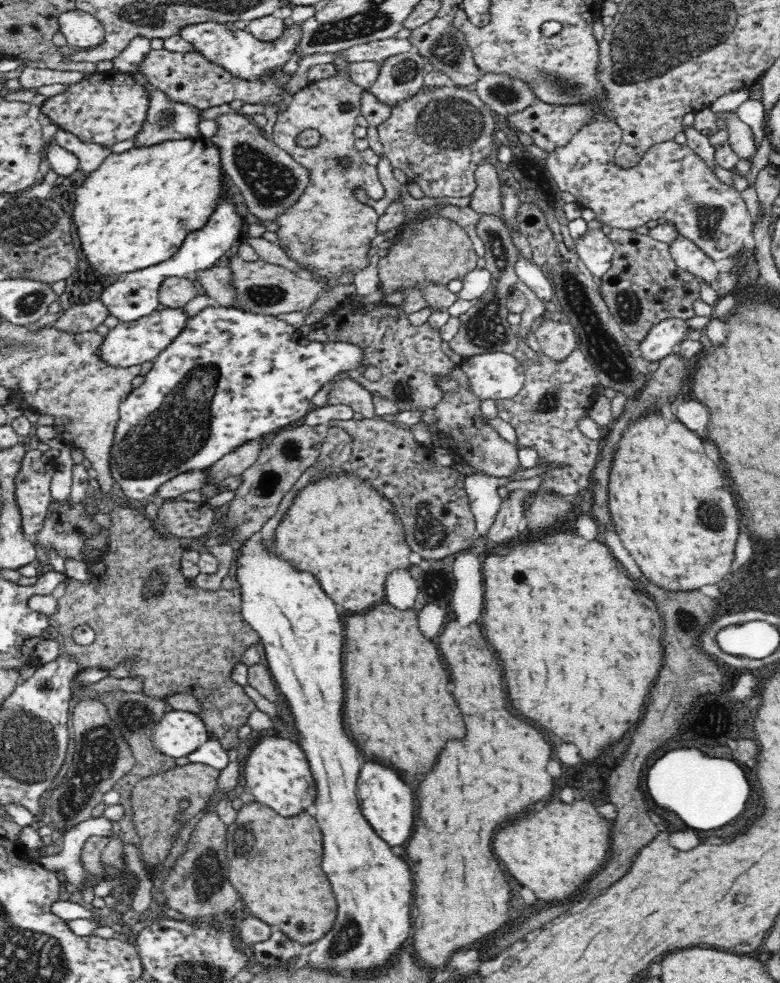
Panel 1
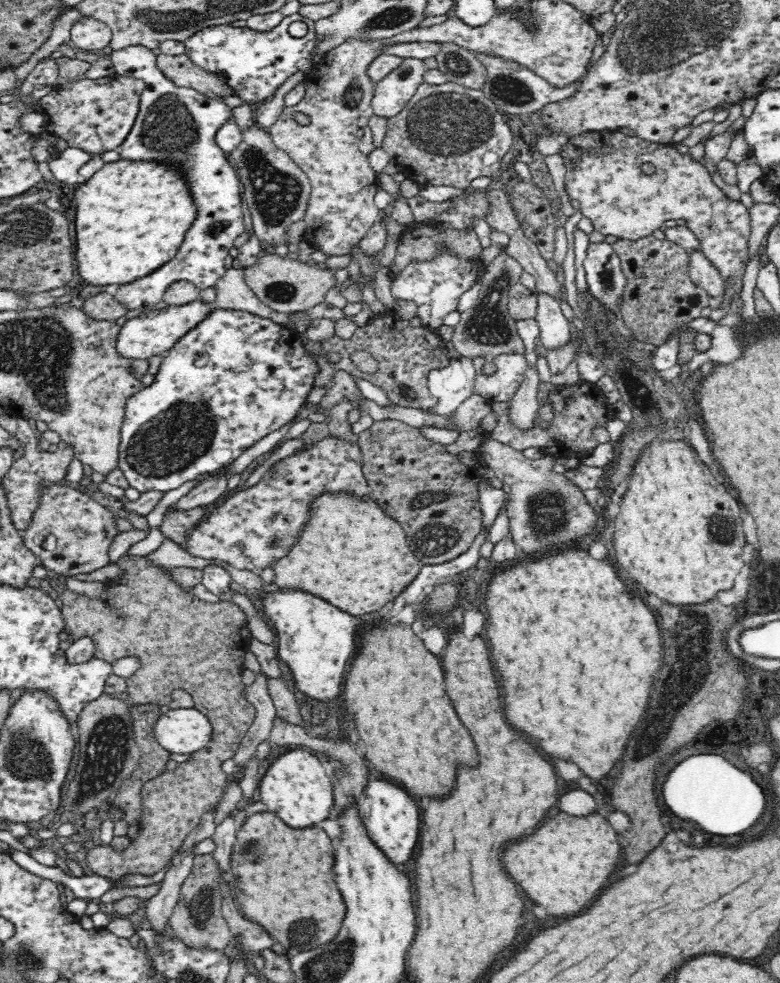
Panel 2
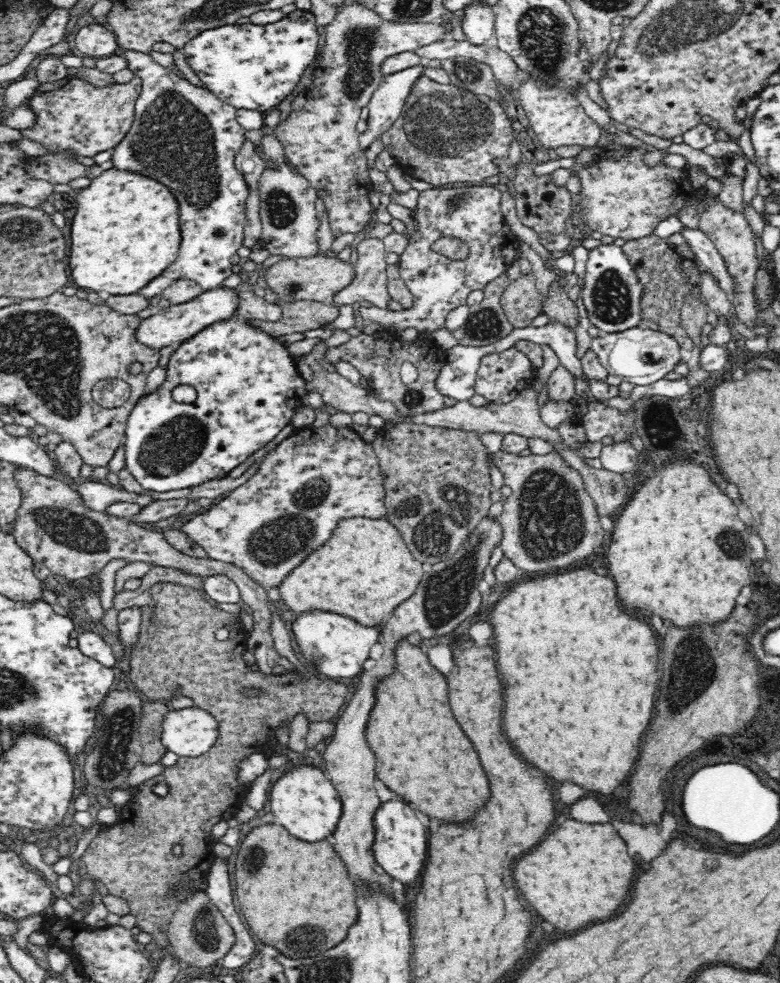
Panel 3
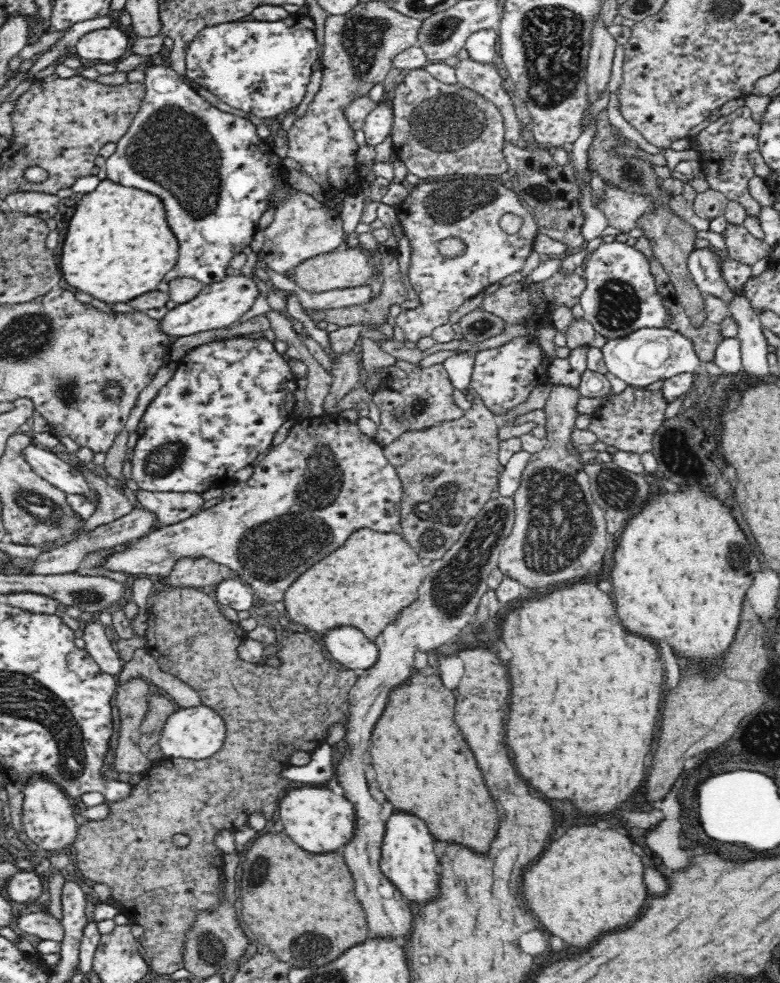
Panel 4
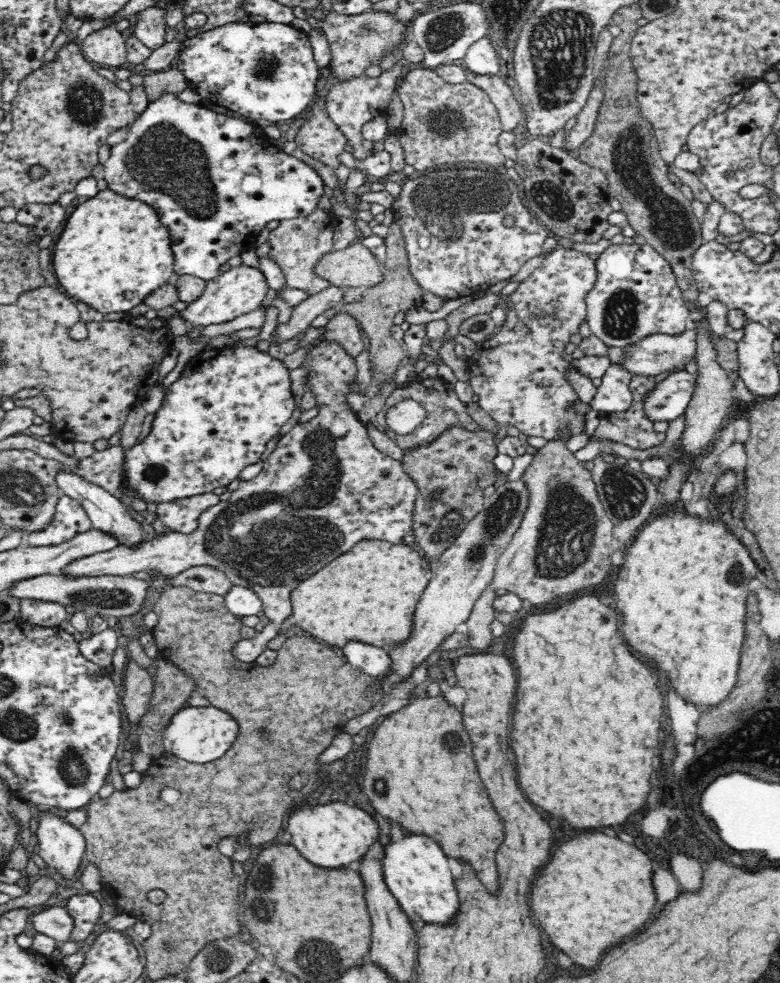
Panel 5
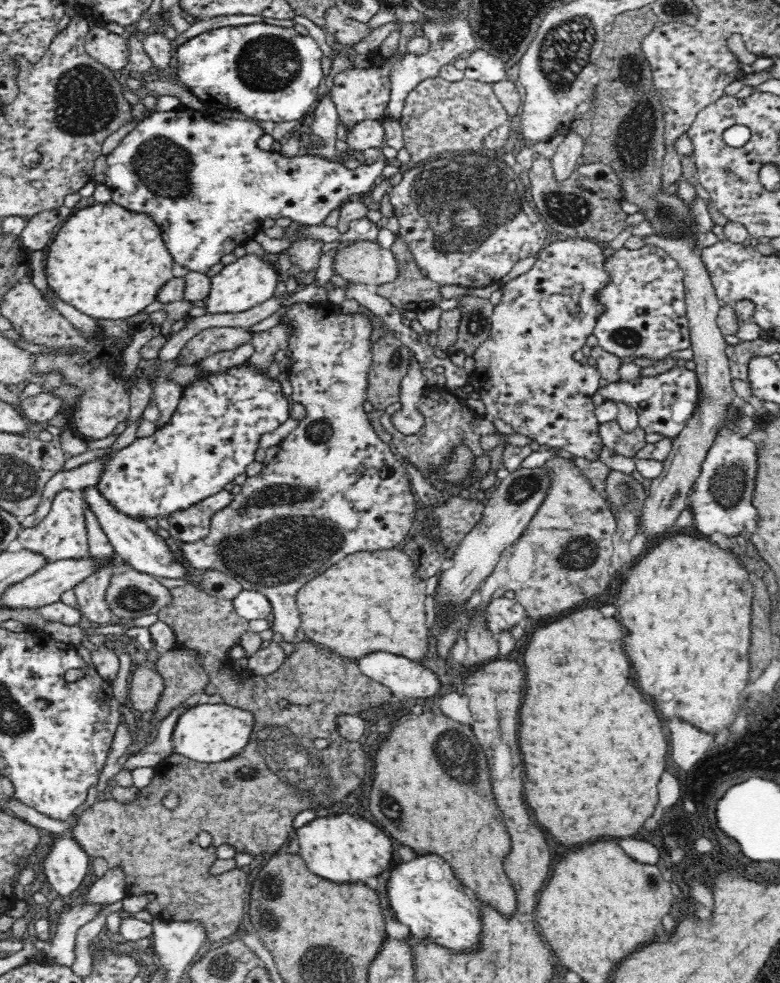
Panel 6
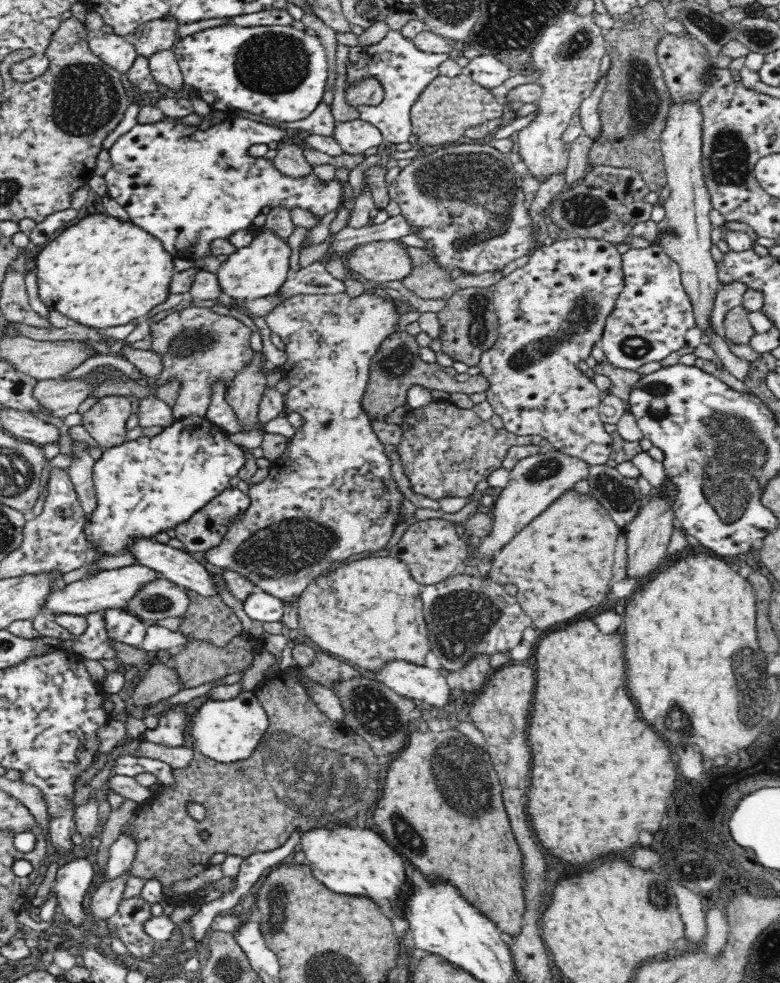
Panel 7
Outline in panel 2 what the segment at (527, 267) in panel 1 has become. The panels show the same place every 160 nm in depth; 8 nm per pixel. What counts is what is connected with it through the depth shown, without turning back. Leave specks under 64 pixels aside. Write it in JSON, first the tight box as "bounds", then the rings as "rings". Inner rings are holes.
{"bounds":[535,291,575,349],"rings":[[[537,291],[536,302],[538,306],[535,320],[542,344],[548,349],[558,348],[568,343],[575,331],[570,321],[562,314],[558,299],[545,292]]]}

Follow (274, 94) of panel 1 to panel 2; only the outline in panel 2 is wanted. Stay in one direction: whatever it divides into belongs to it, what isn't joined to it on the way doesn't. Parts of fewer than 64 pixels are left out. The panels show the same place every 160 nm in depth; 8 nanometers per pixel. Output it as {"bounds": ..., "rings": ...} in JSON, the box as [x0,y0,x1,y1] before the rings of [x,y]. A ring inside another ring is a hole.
{"bounds":[157,53,237,101],"rings":[[[185,53],[177,56],[158,54],[157,66],[162,75],[179,88],[192,88],[207,98],[219,101],[237,96],[222,73],[210,73],[198,67]]]}

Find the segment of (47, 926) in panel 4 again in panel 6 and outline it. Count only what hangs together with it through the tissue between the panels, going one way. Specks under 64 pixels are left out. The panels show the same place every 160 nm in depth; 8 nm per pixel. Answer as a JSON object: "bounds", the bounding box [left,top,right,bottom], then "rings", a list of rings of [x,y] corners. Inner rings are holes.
{"bounds":[46,903,100,966],"rings":[[[81,903],[78,906],[69,907],[58,913],[56,928],[46,950],[48,958],[53,963],[62,966],[72,966],[74,962],[74,942],[76,942],[76,931],[84,924],[88,924],[92,918],[100,912],[98,905],[86,905]]]}

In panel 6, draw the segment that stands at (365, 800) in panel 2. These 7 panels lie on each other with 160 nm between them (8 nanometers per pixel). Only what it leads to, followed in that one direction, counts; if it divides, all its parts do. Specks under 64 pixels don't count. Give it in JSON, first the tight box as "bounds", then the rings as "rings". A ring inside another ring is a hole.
{"bounds":[382,856,480,952],"rings":[[[414,856],[410,862],[399,862],[382,886],[390,896],[394,919],[407,924],[414,938],[430,938],[435,944],[460,952],[468,952],[478,944],[480,912],[464,894],[462,882],[450,872],[446,860],[438,860],[438,856],[422,856],[418,860]]]}

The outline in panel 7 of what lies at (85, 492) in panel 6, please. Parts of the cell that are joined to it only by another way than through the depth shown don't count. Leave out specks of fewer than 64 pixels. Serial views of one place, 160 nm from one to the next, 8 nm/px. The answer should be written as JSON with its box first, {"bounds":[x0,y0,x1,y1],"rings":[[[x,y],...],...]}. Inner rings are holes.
{"bounds":[129,539,218,597],"rings":[[[139,539],[138,543],[130,546],[129,552],[134,557],[135,565],[157,570],[174,585],[202,597],[218,594],[218,586],[212,582],[212,576],[206,572],[206,568],[181,549],[157,540]]]}

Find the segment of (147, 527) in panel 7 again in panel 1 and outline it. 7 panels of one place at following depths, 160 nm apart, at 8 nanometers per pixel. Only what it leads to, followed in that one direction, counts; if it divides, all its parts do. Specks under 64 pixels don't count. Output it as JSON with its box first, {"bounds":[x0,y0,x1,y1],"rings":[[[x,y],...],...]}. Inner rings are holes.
{"bounds":[108,303,366,501],"rings":[[[211,303],[198,312],[194,318],[190,318],[182,332],[152,362],[153,365],[144,376],[143,383],[138,388],[133,389],[119,404],[118,424],[116,424],[116,430],[114,430],[114,440],[112,440],[110,460],[108,462],[110,475],[112,475],[112,479],[118,484],[122,493],[131,500],[137,501],[145,500],[150,495],[155,494],[162,484],[168,482],[170,478],[174,478],[176,474],[210,468],[216,460],[220,460],[222,456],[232,452],[236,446],[240,446],[240,444],[244,444],[248,440],[261,438],[264,434],[268,434],[268,432],[272,432],[278,427],[286,428],[287,424],[298,422],[300,418],[304,418],[309,413],[308,410],[310,410],[310,402],[313,396],[324,385],[337,380],[341,376],[351,374],[360,365],[364,365],[366,358],[361,345],[350,342],[310,340],[300,333],[298,327],[287,324],[280,317],[263,316],[245,312],[242,309],[222,307]]]}

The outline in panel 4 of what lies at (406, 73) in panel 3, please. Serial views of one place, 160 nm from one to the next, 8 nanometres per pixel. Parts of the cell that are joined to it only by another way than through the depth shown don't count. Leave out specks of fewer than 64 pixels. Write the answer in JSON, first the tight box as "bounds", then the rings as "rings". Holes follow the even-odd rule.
{"bounds":[363,90,394,146],"rings":[[[384,90],[381,100],[376,103],[377,106],[370,112],[363,124],[365,132],[365,144],[368,146],[376,146],[380,144],[392,132],[394,122],[394,92],[389,94]]]}

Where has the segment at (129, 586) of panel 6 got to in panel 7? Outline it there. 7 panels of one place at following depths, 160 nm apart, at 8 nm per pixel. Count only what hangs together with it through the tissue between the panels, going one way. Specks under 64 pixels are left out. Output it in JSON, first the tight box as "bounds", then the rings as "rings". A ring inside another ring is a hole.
{"bounds":[123,578,190,621],"rings":[[[160,578],[142,588],[123,608],[143,620],[157,621],[182,616],[190,603],[190,597],[182,586]]]}

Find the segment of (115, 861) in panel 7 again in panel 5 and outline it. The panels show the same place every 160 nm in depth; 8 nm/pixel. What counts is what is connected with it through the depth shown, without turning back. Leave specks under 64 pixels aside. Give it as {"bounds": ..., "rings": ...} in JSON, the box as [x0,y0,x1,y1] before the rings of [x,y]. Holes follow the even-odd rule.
{"bounds":[62,892,102,944],"rings":[[[80,892],[67,898],[62,906],[66,907],[66,911],[74,921],[68,941],[82,944],[101,923],[102,904],[100,904],[100,900],[92,894]]]}

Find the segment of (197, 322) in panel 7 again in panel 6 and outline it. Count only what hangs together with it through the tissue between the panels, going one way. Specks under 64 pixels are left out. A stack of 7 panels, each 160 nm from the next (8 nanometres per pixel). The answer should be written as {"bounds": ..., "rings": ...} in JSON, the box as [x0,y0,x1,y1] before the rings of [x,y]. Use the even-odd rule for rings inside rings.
{"bounds":[179,327,252,364],"rings":[[[212,327],[197,334],[180,351],[179,364],[198,364],[206,356],[220,350],[234,350],[250,343],[252,333],[242,327]]]}

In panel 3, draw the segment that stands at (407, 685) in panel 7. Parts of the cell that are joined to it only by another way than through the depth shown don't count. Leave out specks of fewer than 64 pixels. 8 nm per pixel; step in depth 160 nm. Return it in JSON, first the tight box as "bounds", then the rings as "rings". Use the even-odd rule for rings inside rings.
{"bounds":[291,610,382,681],"rings":[[[306,610],[306,612],[299,612],[298,616],[292,620],[291,630],[300,654],[314,663],[314,667],[321,676],[334,679],[334,681],[346,681],[364,668],[370,656],[370,648],[376,644],[376,638],[382,628],[380,624],[374,628],[366,628],[341,614],[338,616],[332,612]]]}

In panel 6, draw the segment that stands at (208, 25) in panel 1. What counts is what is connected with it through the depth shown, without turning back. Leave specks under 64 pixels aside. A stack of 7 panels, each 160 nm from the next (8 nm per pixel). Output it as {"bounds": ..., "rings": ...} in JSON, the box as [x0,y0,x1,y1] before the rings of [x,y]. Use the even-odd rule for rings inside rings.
{"bounds":[177,22,322,122],"rings":[[[252,22],[240,26],[223,26],[188,40],[177,48],[178,78],[194,96],[208,107],[238,111],[251,119],[288,122],[302,118],[319,94],[322,71],[322,50],[310,35],[301,36],[292,27]]]}

